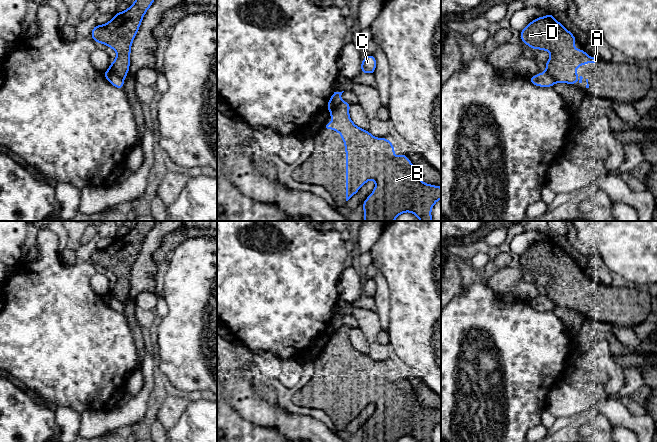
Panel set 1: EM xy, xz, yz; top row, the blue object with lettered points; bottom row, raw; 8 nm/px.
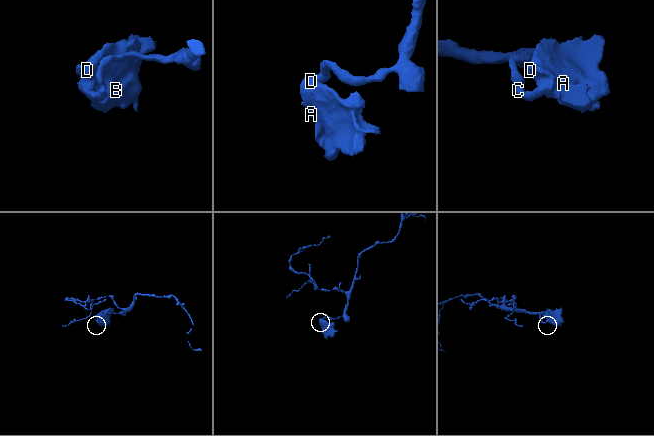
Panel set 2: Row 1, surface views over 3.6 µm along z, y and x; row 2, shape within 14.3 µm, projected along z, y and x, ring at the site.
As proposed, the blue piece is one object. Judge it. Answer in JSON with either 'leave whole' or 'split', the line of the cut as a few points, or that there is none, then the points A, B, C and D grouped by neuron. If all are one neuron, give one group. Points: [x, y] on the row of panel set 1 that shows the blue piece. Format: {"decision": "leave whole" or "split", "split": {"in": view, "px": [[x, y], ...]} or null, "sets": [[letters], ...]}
{"decision": "split", "split": {"in": "xy", "px": [[109, 69], [123, 79]]}, "sets": [["A", "B", "D"], ["C"]]}

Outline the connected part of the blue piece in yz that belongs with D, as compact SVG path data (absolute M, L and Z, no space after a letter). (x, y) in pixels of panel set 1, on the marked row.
M552 13L530 22L520 32L520 38L531 49L551 53L546 62L546 72L558 83L575 85L578 81L577 66L600 63L597 57L588 56L583 48L579 51L575 49L575 36Z

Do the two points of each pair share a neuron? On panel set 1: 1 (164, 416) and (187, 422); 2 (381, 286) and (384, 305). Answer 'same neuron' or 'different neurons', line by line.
1: different neurons
2: same neuron

